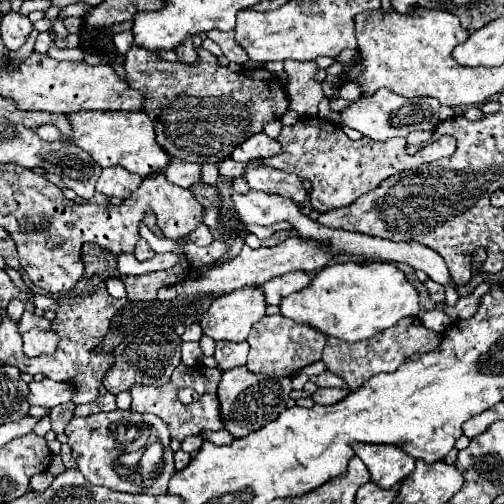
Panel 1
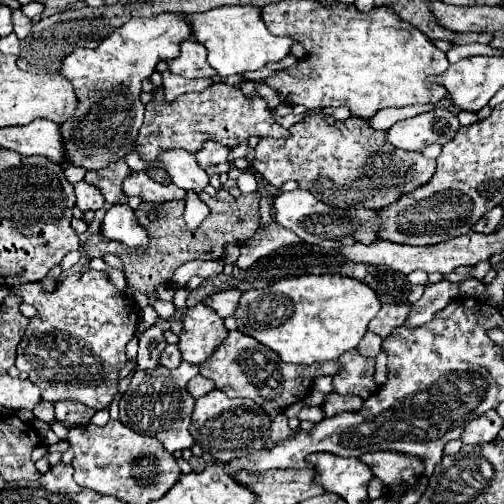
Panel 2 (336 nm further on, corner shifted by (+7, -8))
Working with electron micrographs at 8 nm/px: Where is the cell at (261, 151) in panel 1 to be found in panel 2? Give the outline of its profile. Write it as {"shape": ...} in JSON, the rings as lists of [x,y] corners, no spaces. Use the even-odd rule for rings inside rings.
{"shape":[[[205,142],[203,148],[195,154],[195,158],[197,158],[199,166],[201,166],[203,170],[207,170],[207,168],[211,168],[211,166],[217,166],[217,164],[221,164],[221,162],[227,162],[229,152],[231,152],[229,146],[219,146],[217,142]]]}

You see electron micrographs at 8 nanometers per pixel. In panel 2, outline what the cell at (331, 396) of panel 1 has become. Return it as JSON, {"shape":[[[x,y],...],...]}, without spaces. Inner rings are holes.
{"shape":[[[303,406],[303,410],[299,412],[299,420],[311,420],[311,422],[319,422],[323,420],[325,414],[321,408],[313,408],[313,406]]]}

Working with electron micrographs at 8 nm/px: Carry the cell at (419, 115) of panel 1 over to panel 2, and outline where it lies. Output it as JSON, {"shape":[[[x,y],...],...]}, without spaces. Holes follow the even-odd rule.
{"shape":[[[435,108],[393,124],[387,130],[387,140],[401,150],[421,150],[427,144],[449,142],[457,130],[457,116],[447,108]]]}

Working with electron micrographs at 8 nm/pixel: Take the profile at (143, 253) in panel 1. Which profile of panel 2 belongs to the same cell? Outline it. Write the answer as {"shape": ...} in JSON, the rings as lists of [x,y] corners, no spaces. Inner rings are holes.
{"shape":[[[113,204],[101,224],[101,234],[109,240],[119,240],[129,248],[147,248],[147,230],[137,222],[135,212],[125,204]]]}

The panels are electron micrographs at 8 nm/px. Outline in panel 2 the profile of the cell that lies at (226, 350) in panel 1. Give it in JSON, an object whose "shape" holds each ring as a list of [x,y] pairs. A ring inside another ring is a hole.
{"shape":[[[197,374],[197,376],[193,376],[193,378],[189,380],[187,388],[189,388],[189,392],[191,392],[193,398],[201,398],[201,396],[205,396],[207,392],[215,390],[215,384],[213,384],[213,380],[209,380],[209,378]]]}

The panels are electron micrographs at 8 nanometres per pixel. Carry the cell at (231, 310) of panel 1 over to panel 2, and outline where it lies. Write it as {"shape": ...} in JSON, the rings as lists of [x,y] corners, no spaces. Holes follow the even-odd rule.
{"shape":[[[195,304],[187,308],[183,318],[183,330],[179,334],[179,350],[185,362],[203,364],[215,348],[225,340],[227,328],[223,318],[205,304]]]}

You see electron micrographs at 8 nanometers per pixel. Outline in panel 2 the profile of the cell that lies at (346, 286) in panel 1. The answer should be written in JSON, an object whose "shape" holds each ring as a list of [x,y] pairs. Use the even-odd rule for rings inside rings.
{"shape":[[[308,274],[281,278],[269,288],[245,292],[235,318],[239,332],[273,348],[283,362],[313,364],[337,360],[343,352],[357,348],[379,308],[377,294],[355,278]]]}

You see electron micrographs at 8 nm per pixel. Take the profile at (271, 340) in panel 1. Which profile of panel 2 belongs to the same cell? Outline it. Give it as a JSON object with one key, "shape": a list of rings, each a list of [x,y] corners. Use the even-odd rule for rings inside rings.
{"shape":[[[239,330],[229,332],[225,342],[205,360],[201,366],[201,376],[211,378],[219,390],[223,390],[227,396],[235,398],[251,398],[255,400],[271,418],[285,412],[287,406],[303,400],[313,386],[313,380],[317,376],[329,374],[333,376],[337,372],[337,362],[333,364],[311,364],[311,366],[297,366],[297,364],[285,364],[271,348],[265,348],[265,344],[253,340],[253,336],[245,336]]]}

